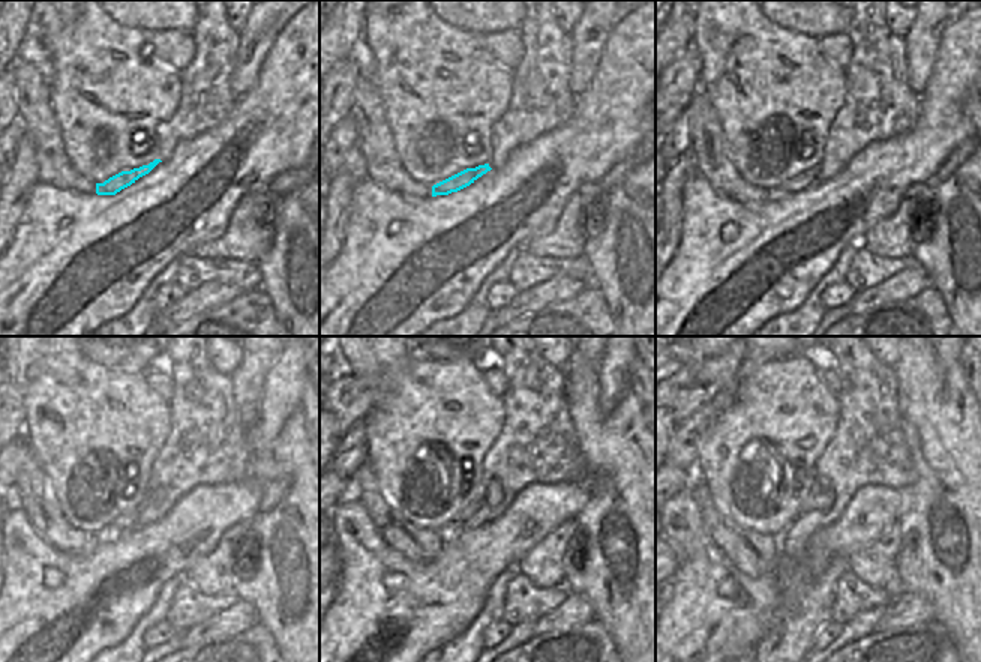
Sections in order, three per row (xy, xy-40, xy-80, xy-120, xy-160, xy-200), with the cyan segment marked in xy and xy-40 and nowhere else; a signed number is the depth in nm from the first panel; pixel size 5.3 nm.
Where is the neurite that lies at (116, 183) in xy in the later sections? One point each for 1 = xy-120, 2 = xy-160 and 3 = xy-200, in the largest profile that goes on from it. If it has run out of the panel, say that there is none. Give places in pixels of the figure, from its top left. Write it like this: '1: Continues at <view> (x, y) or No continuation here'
1: Continues at xy-120 (126, 521)
2: Continues at xy-160 (473, 508)
3: Continues at xy-200 (809, 503).

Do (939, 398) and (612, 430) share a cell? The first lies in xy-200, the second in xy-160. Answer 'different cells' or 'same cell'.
same cell

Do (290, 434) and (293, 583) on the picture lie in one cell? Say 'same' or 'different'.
same

